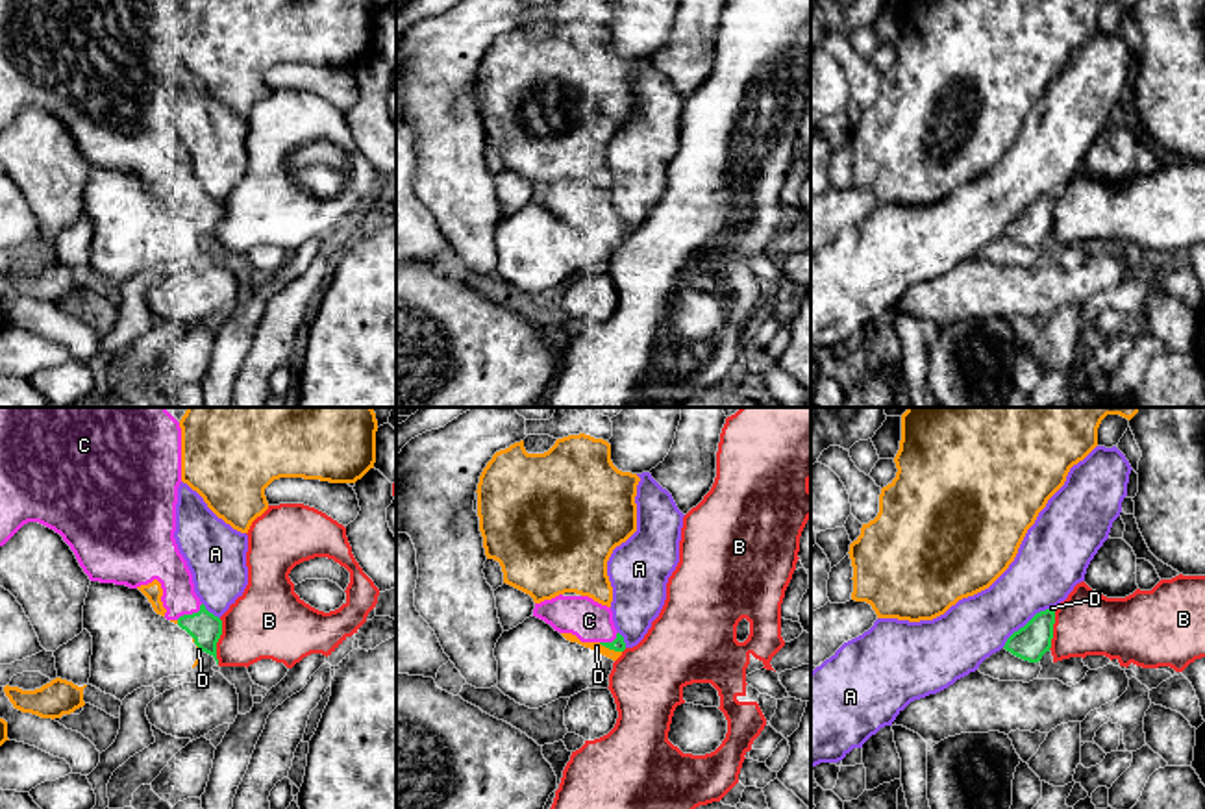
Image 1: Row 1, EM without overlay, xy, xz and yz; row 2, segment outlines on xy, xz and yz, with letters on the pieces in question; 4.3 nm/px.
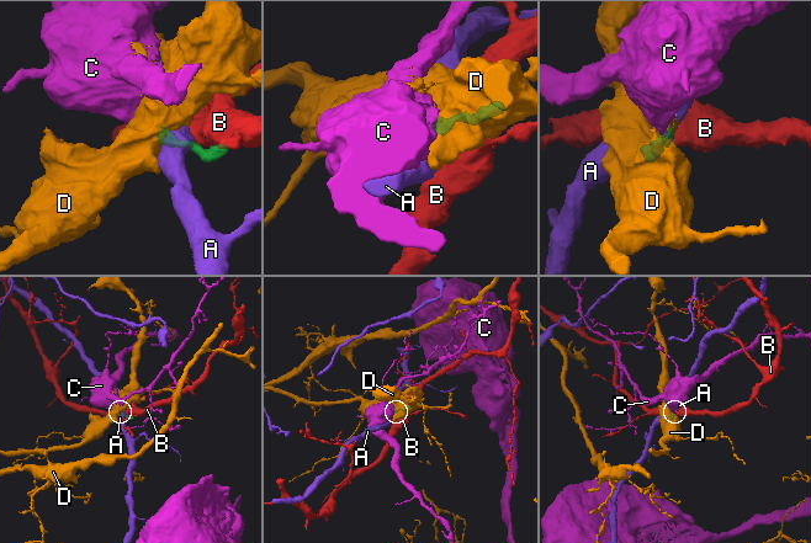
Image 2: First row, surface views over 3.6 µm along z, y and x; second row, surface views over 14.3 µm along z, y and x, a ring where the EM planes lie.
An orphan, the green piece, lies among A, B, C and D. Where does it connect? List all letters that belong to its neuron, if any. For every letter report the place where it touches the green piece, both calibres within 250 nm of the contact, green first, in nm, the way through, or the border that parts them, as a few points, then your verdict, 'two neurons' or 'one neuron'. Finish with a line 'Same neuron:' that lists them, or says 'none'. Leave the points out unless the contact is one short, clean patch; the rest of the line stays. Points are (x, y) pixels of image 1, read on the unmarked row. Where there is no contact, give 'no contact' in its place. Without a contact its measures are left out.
A: yz (1026, 210) | 160/280 nm | along yz (1050, 193), (1035, 199), (1002, 232) | two neurons
B: xy (217, 226) | 140/320 nm | two neurons
C: xy (189, 200) | 140/160 nm | one neuron
D: xz (609, 234) | 60/50 nm | two neurons
Same neuron: C

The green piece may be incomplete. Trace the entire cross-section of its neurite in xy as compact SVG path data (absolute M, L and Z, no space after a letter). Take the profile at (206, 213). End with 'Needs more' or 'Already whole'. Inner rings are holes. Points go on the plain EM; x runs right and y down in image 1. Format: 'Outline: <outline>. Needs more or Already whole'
Outline: M0 0L0 131L24 109L39 107L63 122L91 167L137 174L157 165L165 204L176 205L218 250L222 205L196 181L174 124L180 68L181 13L172 0Z. Needs more

